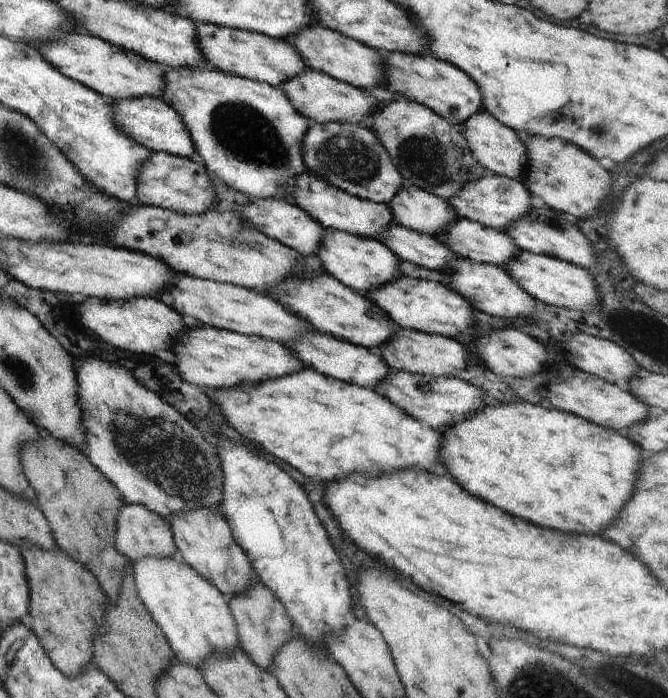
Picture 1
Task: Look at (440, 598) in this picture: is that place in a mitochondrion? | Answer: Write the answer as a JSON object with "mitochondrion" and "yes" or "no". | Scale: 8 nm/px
{"mitochondrion":"no"}

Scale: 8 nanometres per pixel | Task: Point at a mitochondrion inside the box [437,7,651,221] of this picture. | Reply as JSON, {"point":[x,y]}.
{"point":[598,130]}

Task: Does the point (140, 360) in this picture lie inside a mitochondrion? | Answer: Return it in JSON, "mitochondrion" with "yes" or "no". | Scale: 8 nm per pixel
{"mitochondrion":"no"}

